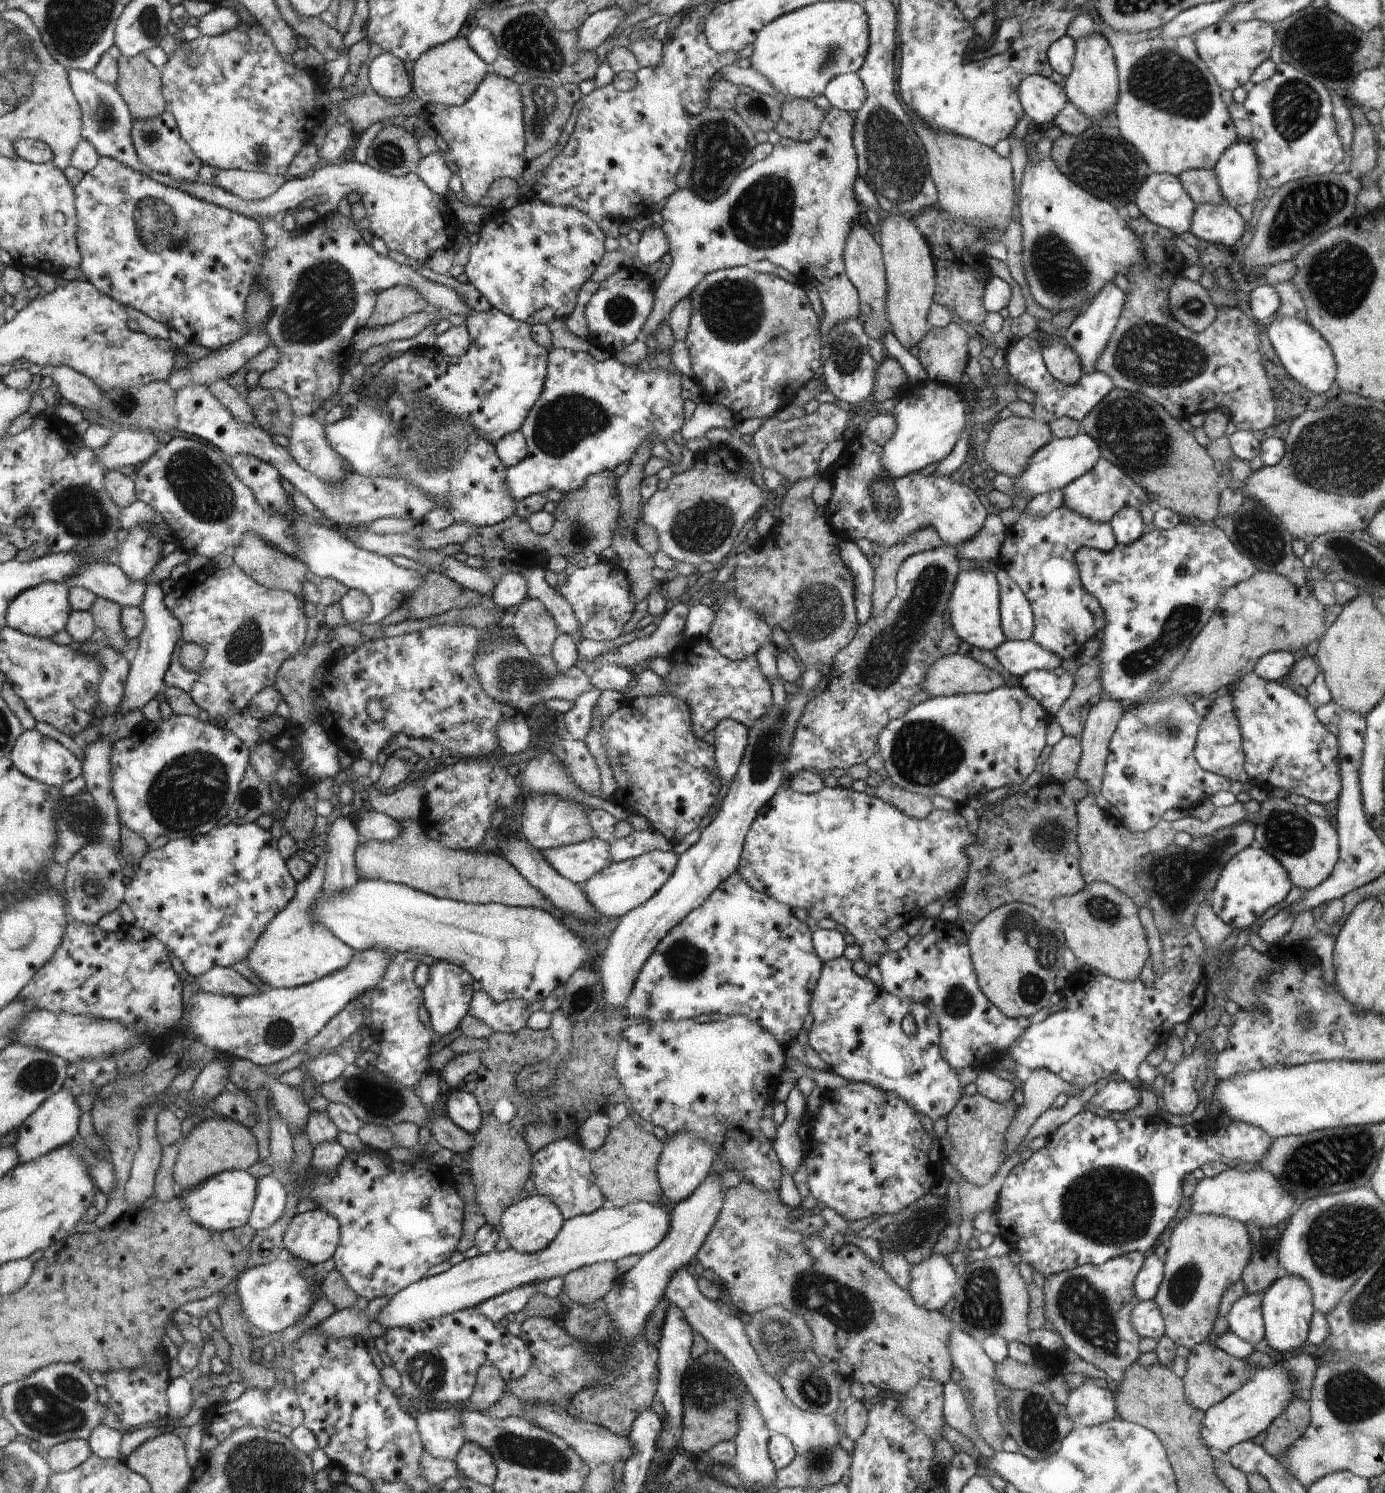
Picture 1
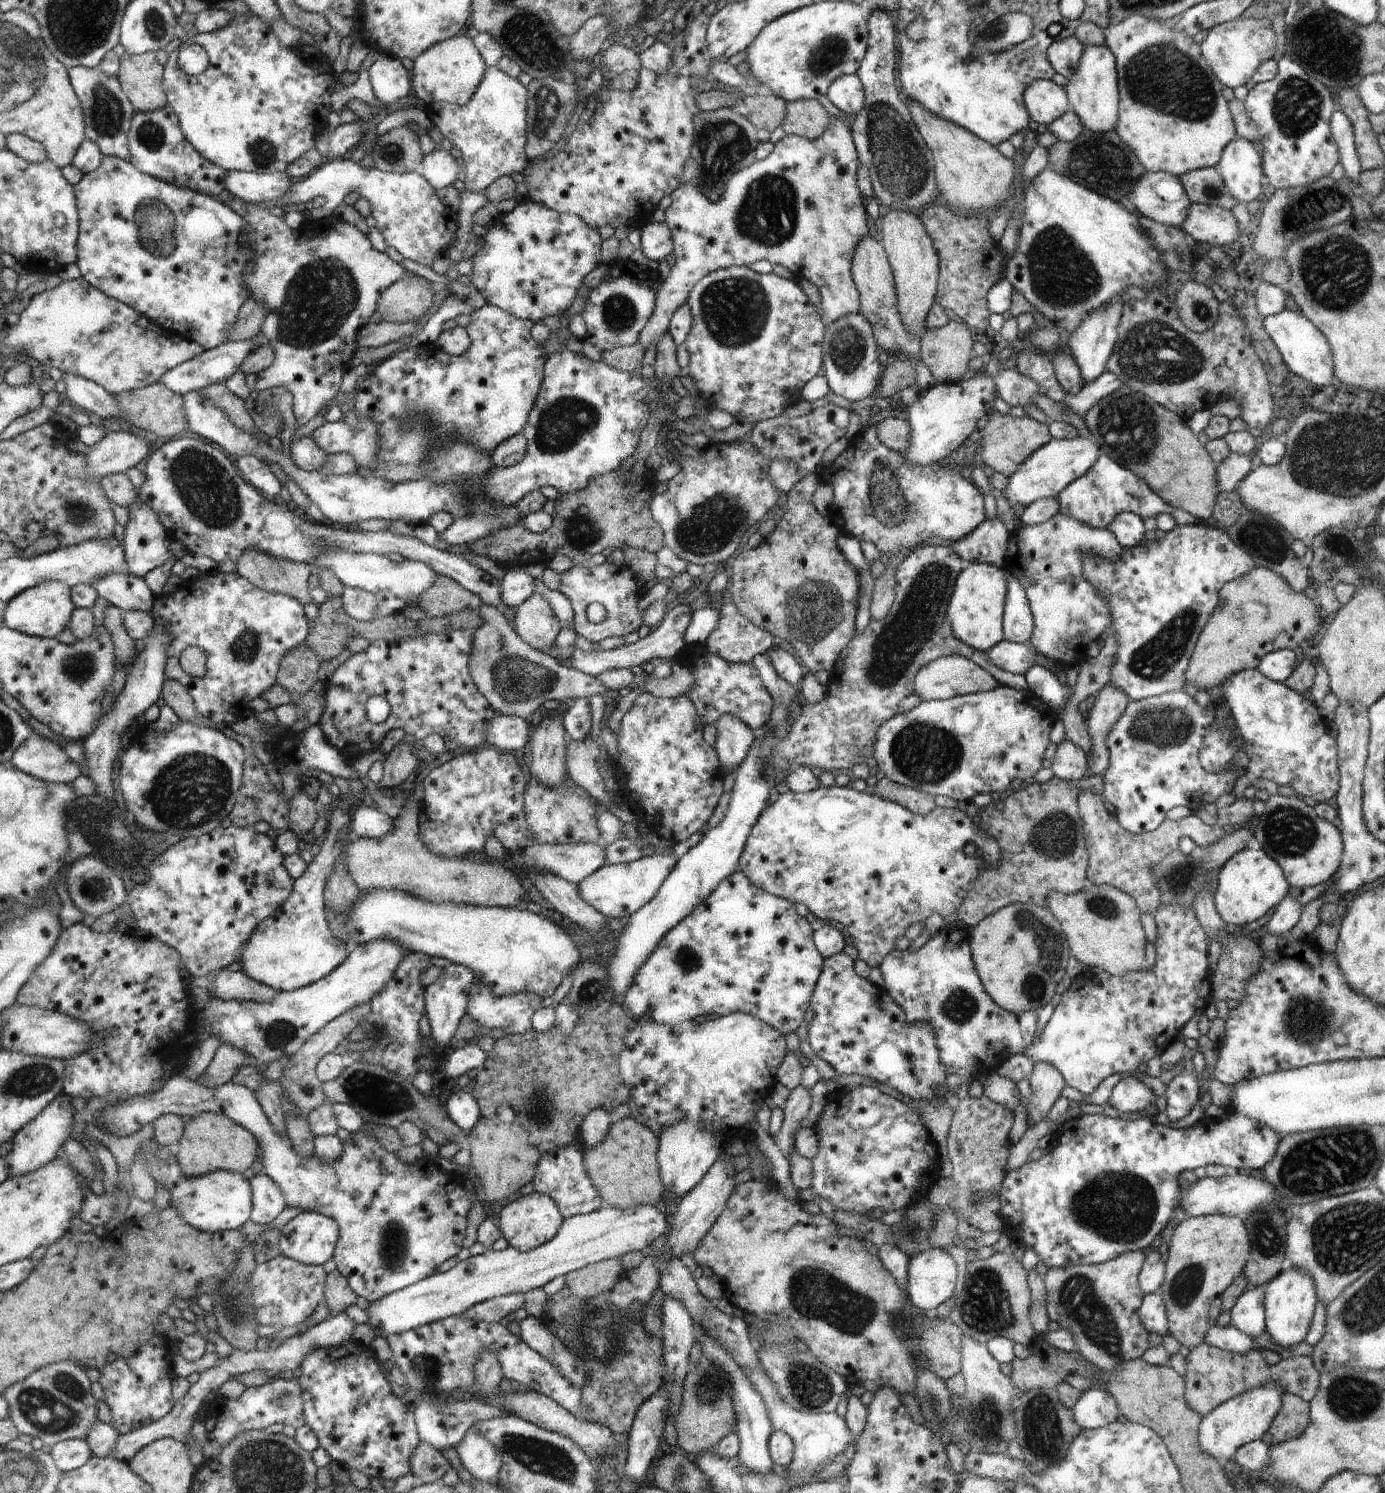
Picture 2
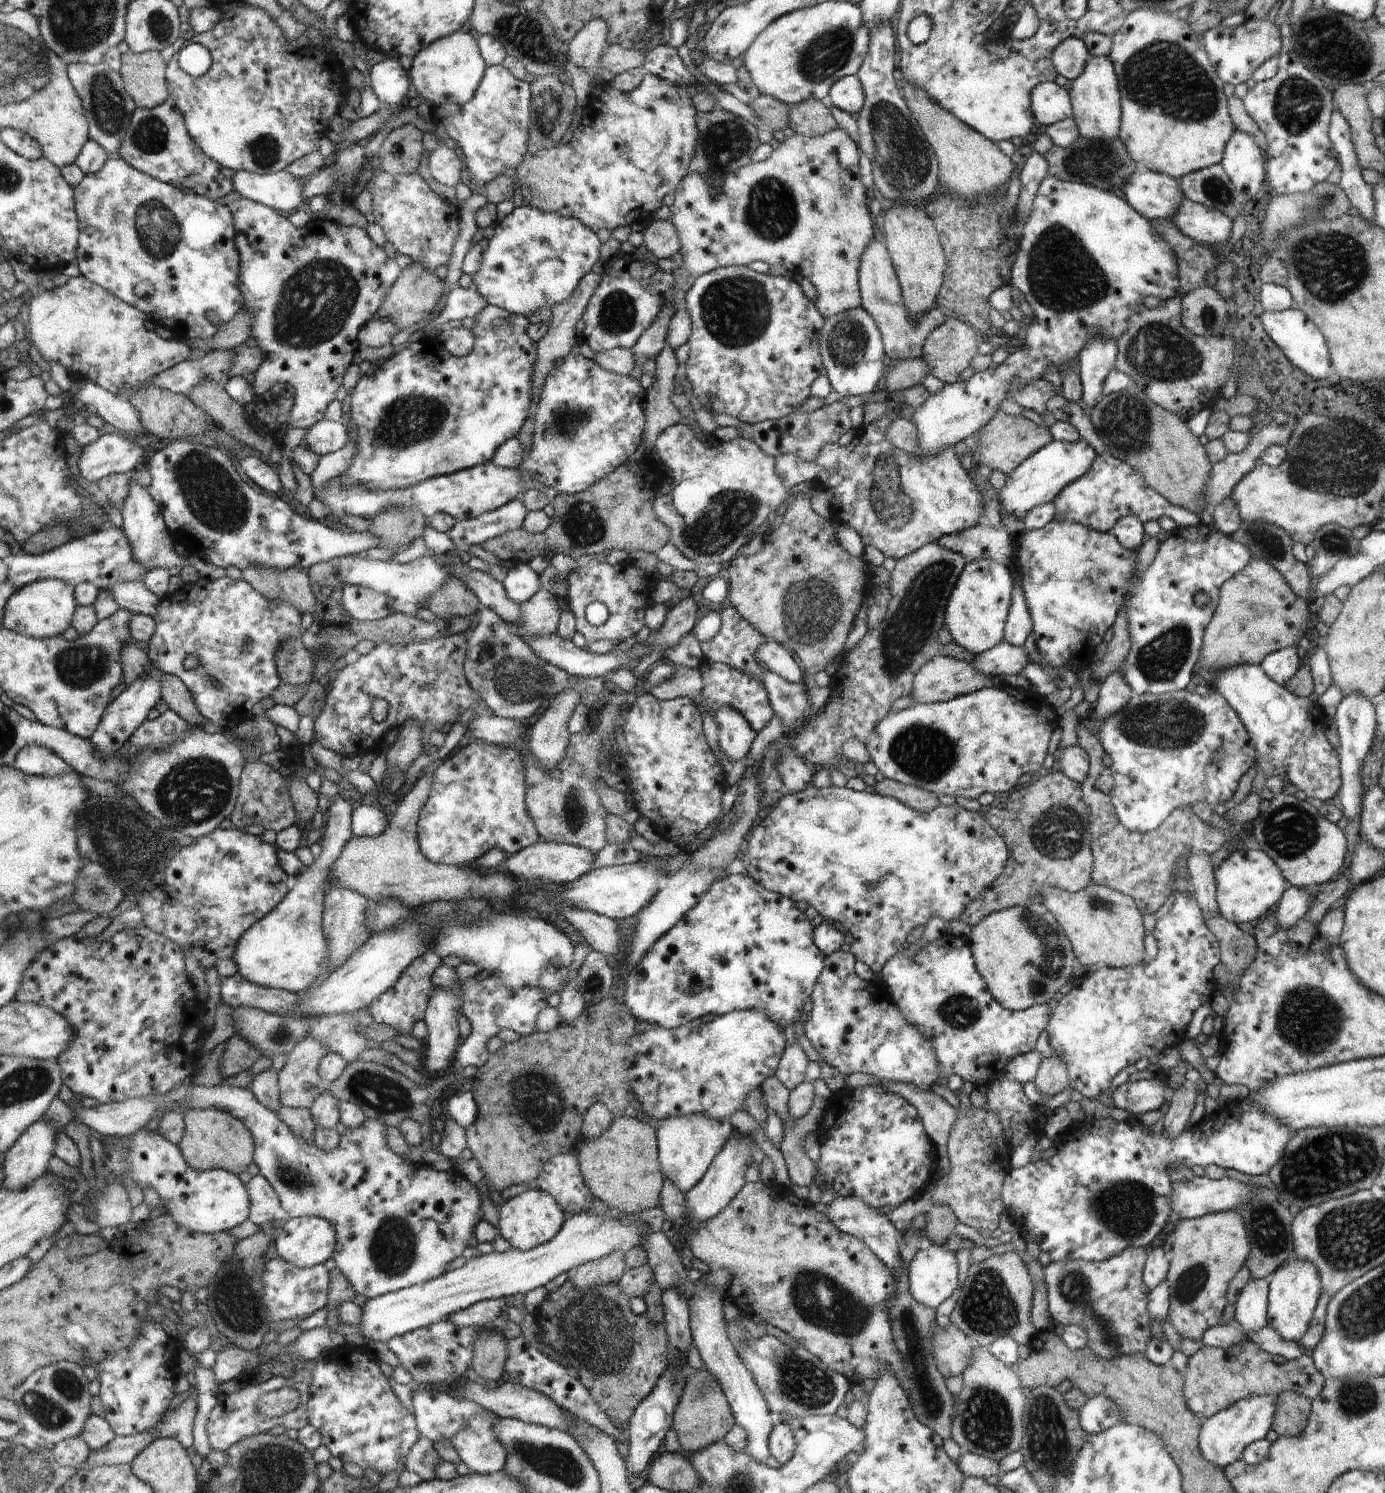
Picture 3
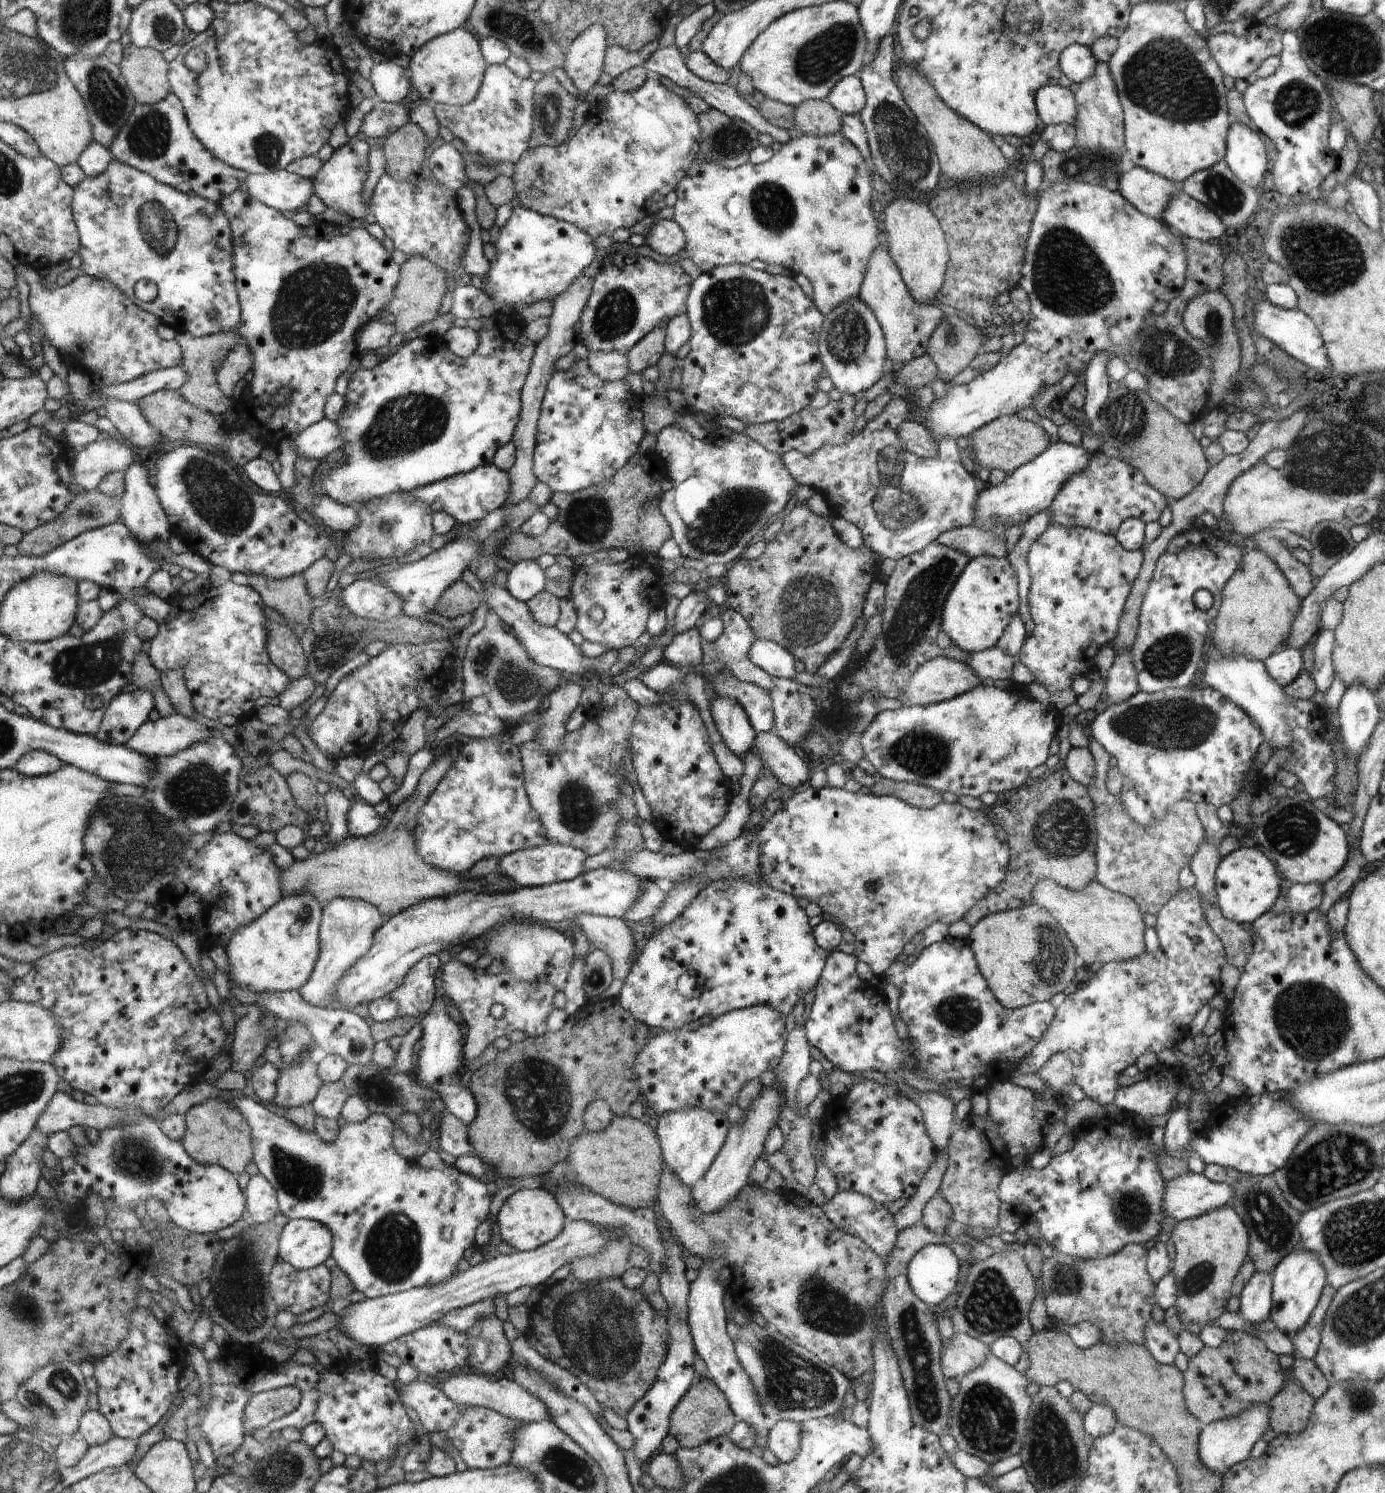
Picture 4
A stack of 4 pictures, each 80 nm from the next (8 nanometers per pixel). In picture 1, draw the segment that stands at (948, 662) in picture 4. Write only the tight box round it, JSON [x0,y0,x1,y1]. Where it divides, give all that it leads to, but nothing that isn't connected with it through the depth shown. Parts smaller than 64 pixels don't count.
[923,653,1011,697]

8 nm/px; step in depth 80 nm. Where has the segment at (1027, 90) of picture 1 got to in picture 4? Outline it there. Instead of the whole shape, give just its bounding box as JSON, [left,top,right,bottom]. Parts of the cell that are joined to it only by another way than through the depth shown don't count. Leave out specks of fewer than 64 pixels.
[1036,85,1078,125]

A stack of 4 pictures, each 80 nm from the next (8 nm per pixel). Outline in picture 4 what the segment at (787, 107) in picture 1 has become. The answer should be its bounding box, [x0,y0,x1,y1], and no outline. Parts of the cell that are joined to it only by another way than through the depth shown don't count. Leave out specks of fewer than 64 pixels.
[795,99,842,137]

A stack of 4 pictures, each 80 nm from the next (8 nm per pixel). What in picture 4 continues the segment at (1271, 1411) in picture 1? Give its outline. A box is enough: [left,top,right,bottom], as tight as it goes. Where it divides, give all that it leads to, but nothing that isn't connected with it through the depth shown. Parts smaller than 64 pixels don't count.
[1198,1405,1269,1475]

